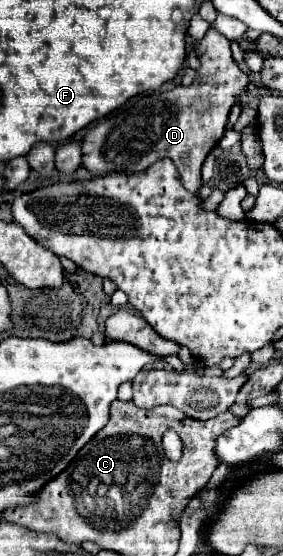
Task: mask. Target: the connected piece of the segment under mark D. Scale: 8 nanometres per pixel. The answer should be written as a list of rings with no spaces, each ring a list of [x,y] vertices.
[[[214,26],[196,42],[196,52],[202,66],[192,86],[176,86],[170,92],[136,96],[86,132],[82,140],[82,164],[92,178],[110,172],[142,172],[156,160],[170,158],[180,172],[184,188],[192,194],[198,192],[202,186],[202,164],[224,136],[230,108],[236,104],[236,98],[244,94],[250,80],[234,62],[230,40]]]

